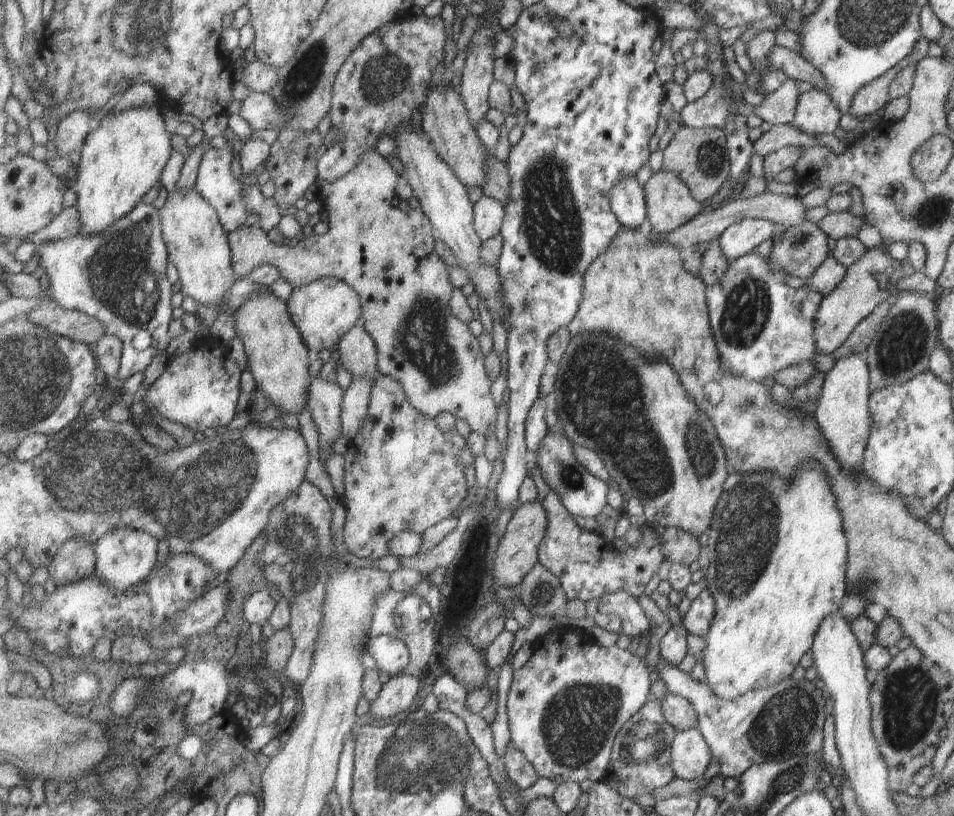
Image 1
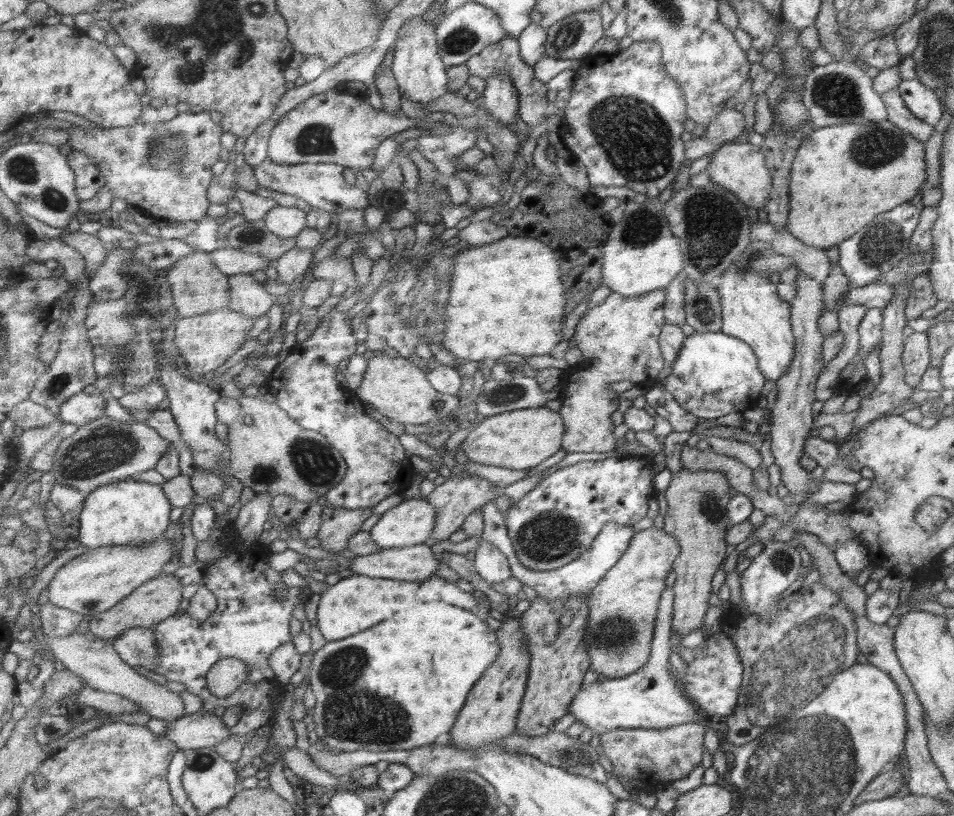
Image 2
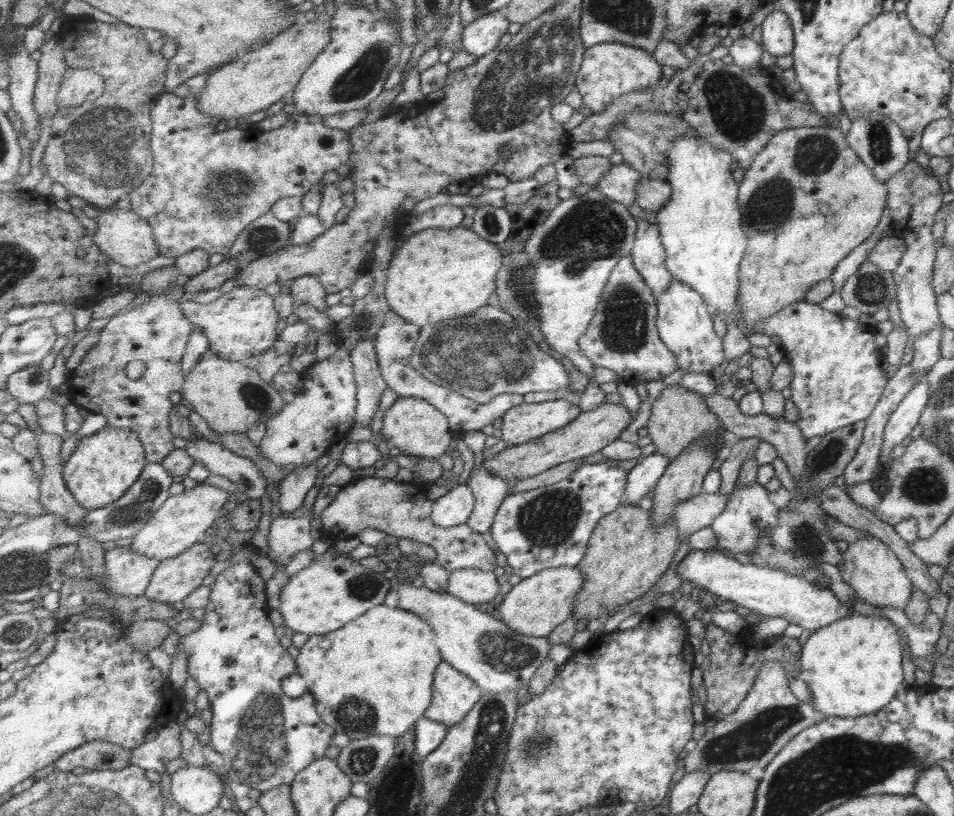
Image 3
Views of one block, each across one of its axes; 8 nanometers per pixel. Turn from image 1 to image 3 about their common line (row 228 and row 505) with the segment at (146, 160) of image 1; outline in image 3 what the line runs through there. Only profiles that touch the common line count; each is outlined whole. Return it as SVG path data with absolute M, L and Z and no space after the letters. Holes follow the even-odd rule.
M107 425L98 432L78 441L75 451L64 463L64 477L77 502L80 502L86 509L103 508L121 499L138 482L147 463L146 448L136 432L127 430L127 428L113 428Z

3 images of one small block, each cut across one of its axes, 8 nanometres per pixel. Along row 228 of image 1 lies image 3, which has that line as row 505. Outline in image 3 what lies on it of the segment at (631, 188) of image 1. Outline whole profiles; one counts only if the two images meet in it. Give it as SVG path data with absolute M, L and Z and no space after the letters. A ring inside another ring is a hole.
M656 451L642 457L628 476L624 504L641 506L642 498L659 482L669 466L670 458Z

